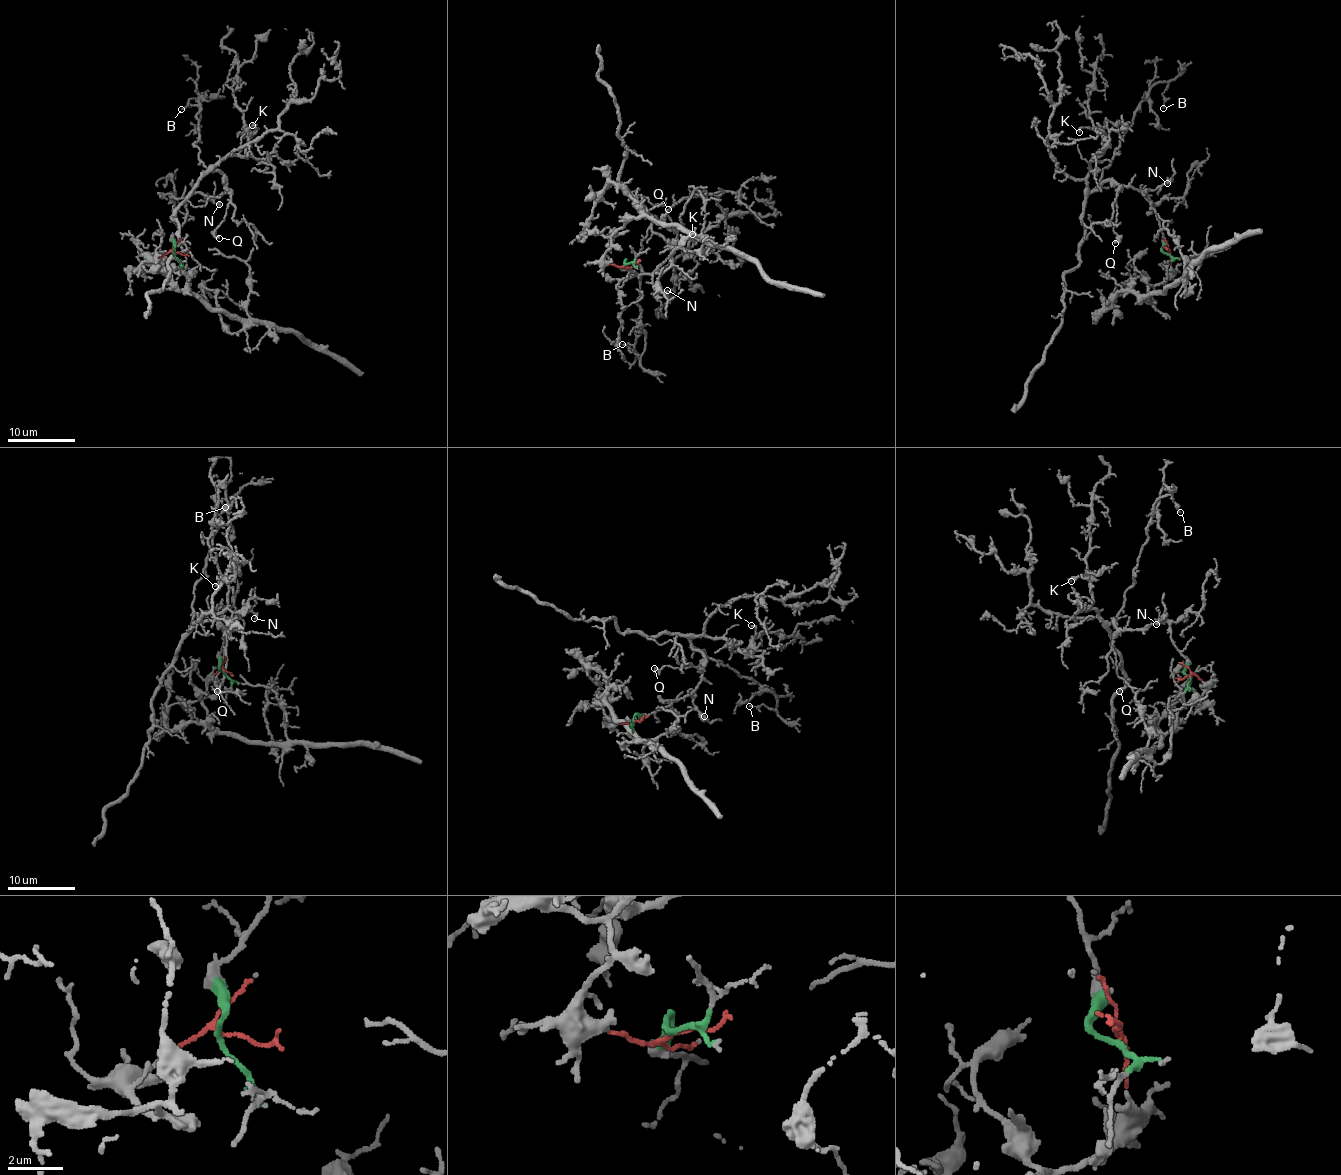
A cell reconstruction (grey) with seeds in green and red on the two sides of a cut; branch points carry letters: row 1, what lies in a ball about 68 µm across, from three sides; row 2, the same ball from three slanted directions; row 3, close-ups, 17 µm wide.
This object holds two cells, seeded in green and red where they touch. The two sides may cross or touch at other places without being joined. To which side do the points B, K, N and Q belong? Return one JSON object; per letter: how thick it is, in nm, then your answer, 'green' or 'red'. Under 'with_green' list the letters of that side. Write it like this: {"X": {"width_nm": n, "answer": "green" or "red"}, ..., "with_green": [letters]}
{"B": {"width_nm": 90, "answer": "green"}, "K": {"width_nm": 140, "answer": "green"}, "N": {"width_nm": 160, "answer": "green"}, "Q": {"width_nm": 130, "answer": "green"}, "with_green": ["B", "K", "N", "Q"]}

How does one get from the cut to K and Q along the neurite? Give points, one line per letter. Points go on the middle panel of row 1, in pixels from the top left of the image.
K: (625, 265), (632, 275), (652, 274), (671, 254), (656, 221), (683, 229), (688, 254), (692, 234)
Q: (625, 265), (632, 275), (652, 274), (669, 255), (677, 238), (663, 215), (668, 209)

